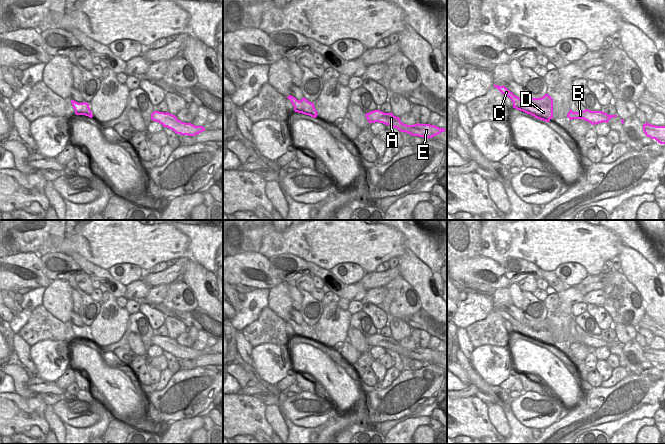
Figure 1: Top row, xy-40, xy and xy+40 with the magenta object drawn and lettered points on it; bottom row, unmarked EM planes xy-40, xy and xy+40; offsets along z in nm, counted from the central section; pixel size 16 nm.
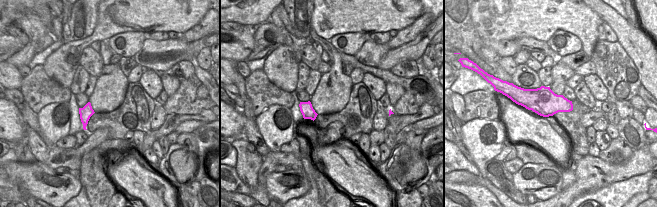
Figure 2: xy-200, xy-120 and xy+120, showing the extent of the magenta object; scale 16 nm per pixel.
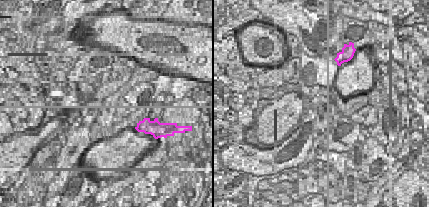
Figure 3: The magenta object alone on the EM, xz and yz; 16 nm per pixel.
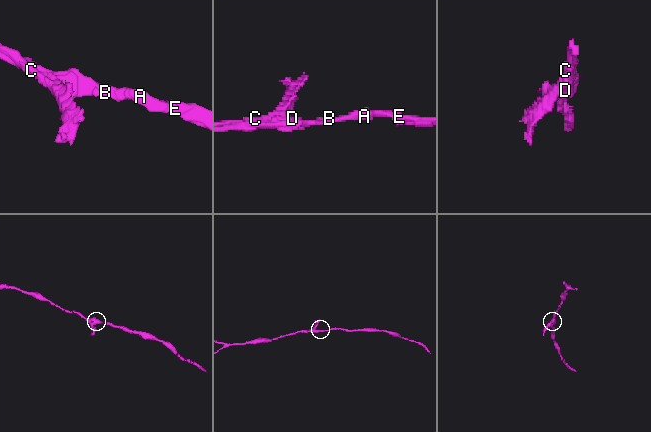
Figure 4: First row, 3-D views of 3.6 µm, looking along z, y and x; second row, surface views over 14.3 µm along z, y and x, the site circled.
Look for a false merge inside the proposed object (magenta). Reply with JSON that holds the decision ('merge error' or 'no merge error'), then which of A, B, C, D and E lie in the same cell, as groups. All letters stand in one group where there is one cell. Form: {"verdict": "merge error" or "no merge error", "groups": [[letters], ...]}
{"verdict": "merge error", "groups": [["A", "B", "D", "E"], ["C"]]}

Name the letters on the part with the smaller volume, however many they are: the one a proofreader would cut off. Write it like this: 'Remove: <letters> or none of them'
Remove: C

